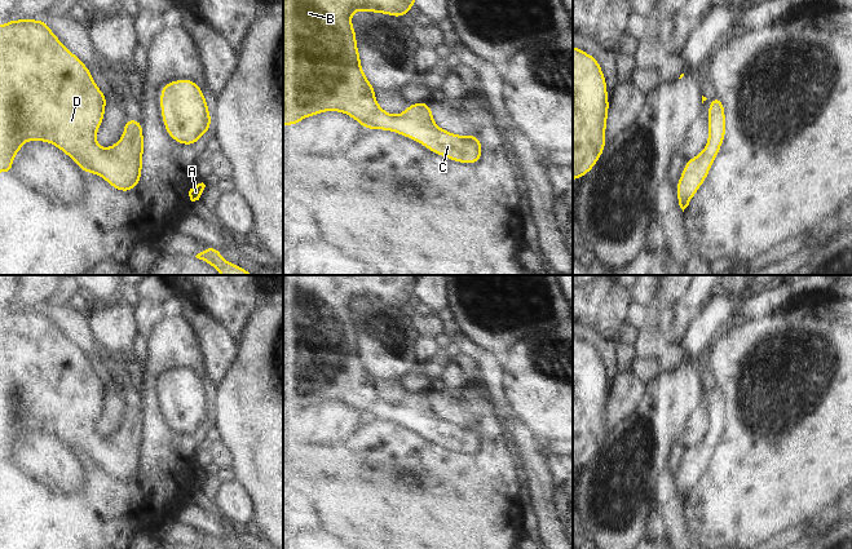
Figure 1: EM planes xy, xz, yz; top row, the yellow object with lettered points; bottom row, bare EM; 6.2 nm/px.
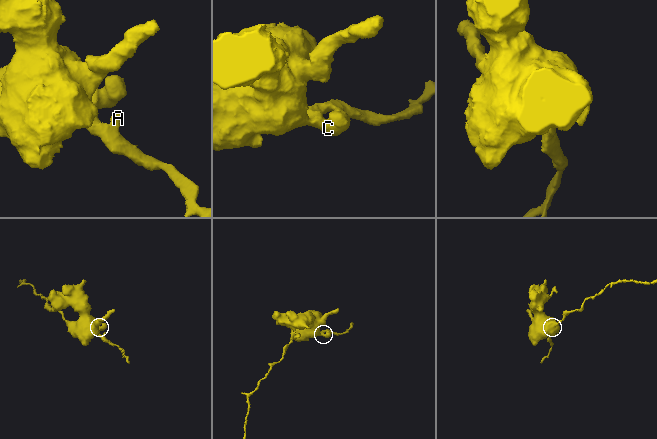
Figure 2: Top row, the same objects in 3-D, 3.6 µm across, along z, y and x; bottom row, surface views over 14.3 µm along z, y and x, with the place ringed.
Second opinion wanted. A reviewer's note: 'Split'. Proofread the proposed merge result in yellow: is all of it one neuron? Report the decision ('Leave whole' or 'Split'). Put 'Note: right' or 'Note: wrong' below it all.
Leave whole.
Note: wrong

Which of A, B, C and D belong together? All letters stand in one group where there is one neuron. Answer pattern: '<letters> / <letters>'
A B C D

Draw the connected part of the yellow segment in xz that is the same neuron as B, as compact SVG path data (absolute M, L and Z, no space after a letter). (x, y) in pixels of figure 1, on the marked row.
M283 0L283 127L297 125L303 119L326 111L344 112L366 130L396 132L453 161L476 164L482 158L482 143L476 134L459 136L438 128L429 102L414 102L399 115L383 110L375 98L376 89L362 70L357 35L352 23L354 12L371 12L401 18L409 14L416 0Z

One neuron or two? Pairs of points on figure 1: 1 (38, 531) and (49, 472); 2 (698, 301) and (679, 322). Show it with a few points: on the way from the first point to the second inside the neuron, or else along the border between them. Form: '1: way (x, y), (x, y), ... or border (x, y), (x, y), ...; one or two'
1: border (21, 466), (45, 483), (76, 491); two
2: way (693, 306), (683, 317); one

